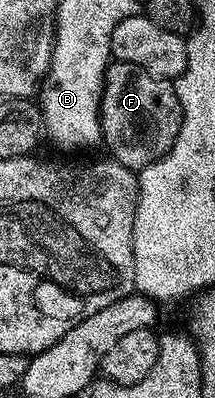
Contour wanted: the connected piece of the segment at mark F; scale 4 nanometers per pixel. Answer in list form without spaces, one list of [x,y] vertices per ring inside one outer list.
[[[112,60],[103,80],[99,118],[103,128],[102,144],[112,158],[124,167],[138,171],[161,159],[173,147],[183,122],[179,94],[170,80],[155,77],[124,61]]]

